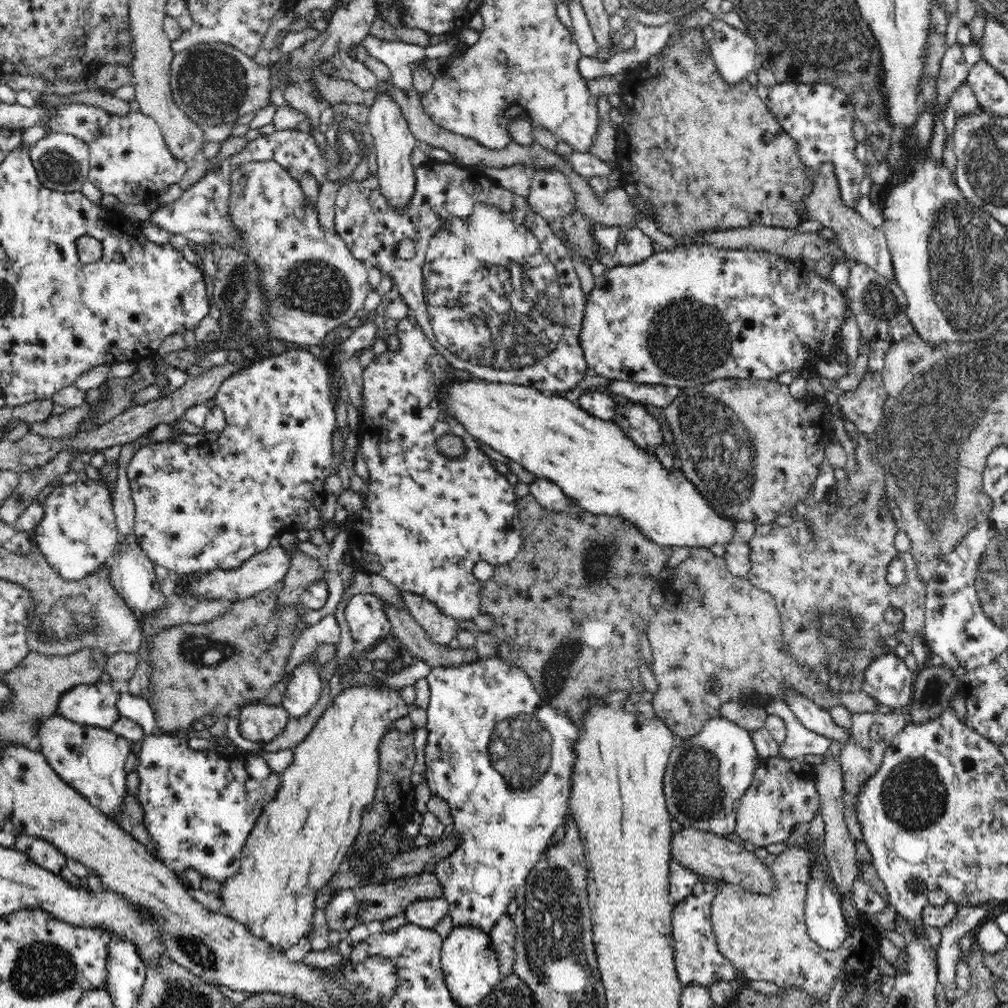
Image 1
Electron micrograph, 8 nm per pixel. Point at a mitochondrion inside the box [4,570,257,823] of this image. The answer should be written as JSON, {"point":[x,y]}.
{"point":[69,619]}

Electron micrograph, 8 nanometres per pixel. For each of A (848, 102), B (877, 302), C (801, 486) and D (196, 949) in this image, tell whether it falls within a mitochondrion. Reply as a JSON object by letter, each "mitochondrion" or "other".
{"A":"other","B":"mitochondrion","C":"other","D":"mitochondrion"}

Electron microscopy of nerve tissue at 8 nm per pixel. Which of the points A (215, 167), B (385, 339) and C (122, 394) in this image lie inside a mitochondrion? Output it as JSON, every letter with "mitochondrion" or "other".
{"A":"other","B":"other","C":"mitochondrion"}

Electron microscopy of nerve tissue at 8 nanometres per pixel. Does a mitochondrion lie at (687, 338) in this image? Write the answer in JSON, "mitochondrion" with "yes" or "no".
{"mitochondrion":"yes"}

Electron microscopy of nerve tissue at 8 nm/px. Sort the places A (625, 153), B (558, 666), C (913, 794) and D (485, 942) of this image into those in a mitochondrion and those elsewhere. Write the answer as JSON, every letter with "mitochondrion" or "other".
{"A":"other","B":"mitochondrion","C":"mitochondrion","D":"other"}

